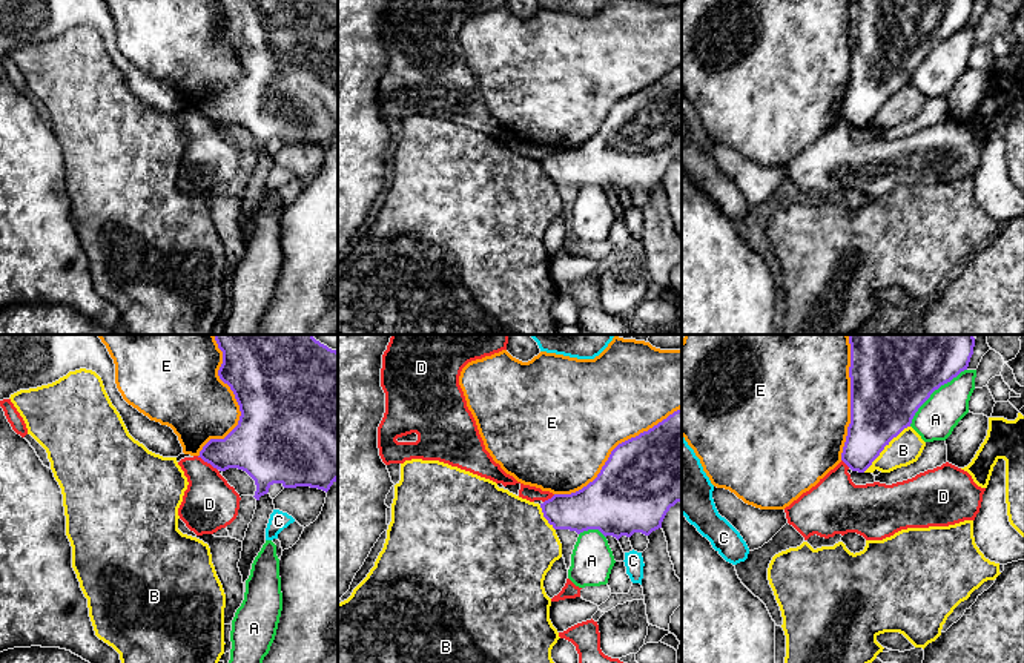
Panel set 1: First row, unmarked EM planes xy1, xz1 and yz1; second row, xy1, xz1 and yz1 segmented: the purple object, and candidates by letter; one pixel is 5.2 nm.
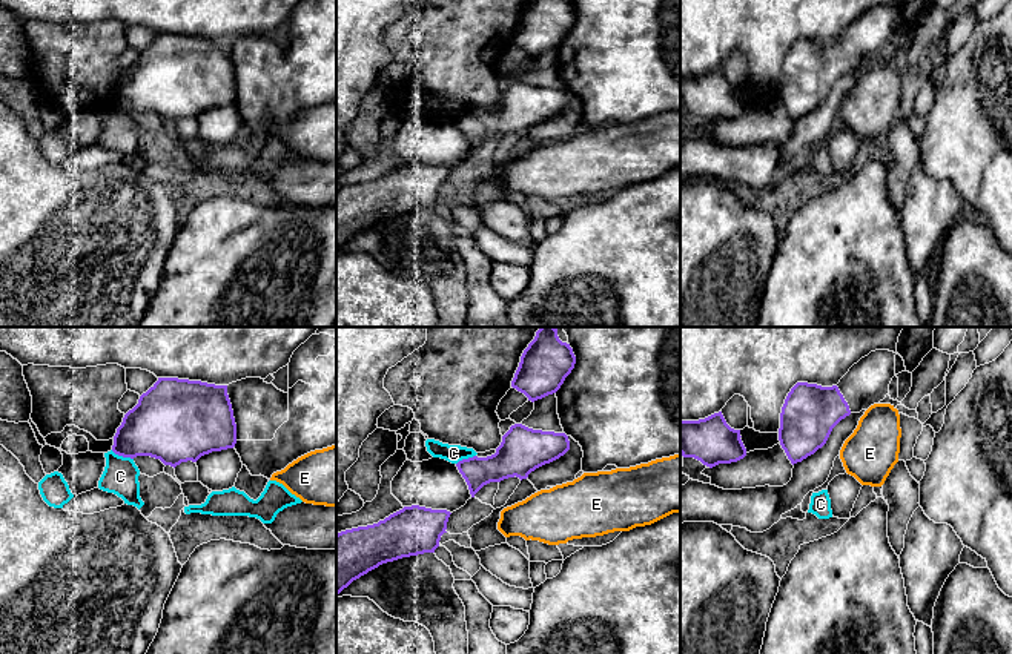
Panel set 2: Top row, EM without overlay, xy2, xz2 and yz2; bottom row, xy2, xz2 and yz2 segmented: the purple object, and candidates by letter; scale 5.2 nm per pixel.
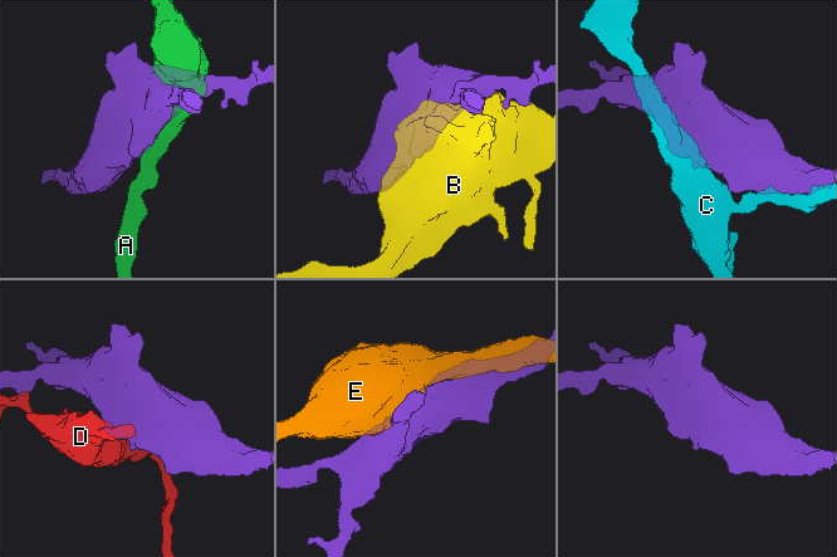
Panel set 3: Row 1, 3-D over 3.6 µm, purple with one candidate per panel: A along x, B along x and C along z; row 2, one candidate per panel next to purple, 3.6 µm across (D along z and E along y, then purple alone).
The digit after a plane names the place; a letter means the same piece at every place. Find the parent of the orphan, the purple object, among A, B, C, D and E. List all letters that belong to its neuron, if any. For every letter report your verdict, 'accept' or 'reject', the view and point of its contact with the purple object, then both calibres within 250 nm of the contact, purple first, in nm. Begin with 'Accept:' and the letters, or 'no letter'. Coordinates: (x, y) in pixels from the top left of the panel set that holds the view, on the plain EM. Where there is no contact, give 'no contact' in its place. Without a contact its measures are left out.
Accept: no letter
A: reject; meets purple in yz1 at (932, 48); 400 nm thick on the purple side, 220 nm on the other
B: reject; meets purple in yz1 at (885, 102); 360 nm thick on the purple side, 160 nm on the other
C: reject; meets purple in xy2 at (122, 111); 320 nm thick on the purple side, 190 nm on the other
D: reject; meets purple in xy1 at (208, 118); 280 nm thick on the purple side, 280 nm on the other
E: reject; meets purple in xz1 at (613, 106); 420 nm thick on the purple side, 500 nm on the other

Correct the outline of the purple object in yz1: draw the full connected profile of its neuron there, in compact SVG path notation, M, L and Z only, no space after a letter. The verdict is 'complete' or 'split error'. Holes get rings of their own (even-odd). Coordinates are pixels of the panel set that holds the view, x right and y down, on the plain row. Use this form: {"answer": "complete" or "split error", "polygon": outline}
{"answer": "complete", "polygon": "M851 0L851 80L841 117L864 129L941 41L967 26L975 0Z"}

